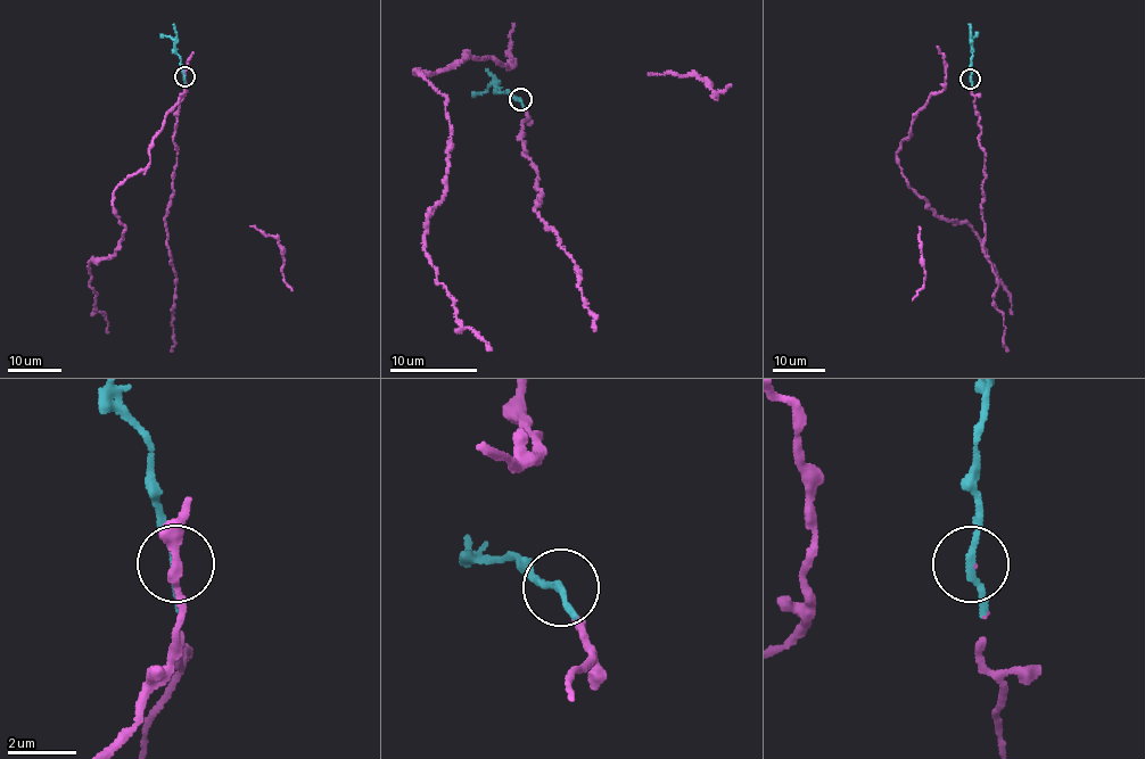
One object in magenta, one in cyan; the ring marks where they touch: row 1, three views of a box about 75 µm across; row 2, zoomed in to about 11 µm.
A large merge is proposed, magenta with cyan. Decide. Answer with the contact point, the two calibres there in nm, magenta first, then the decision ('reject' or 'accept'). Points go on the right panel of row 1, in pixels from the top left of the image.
at (970, 79); 30 nm thick on the magenta side, 180 nm on the other; accept

